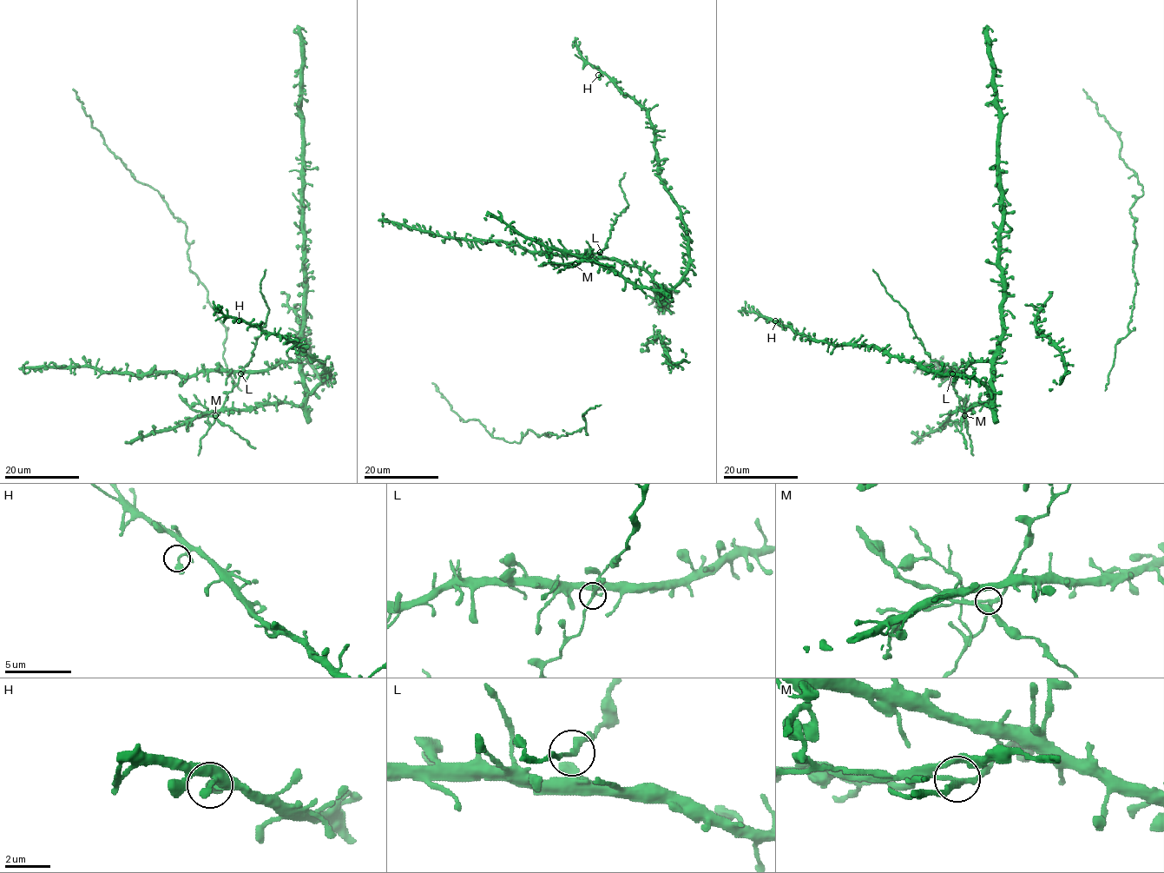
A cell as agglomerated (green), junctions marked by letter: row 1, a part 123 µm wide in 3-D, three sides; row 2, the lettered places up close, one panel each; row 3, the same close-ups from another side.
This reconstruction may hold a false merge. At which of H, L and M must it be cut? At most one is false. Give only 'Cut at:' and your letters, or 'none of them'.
Cut at: M

